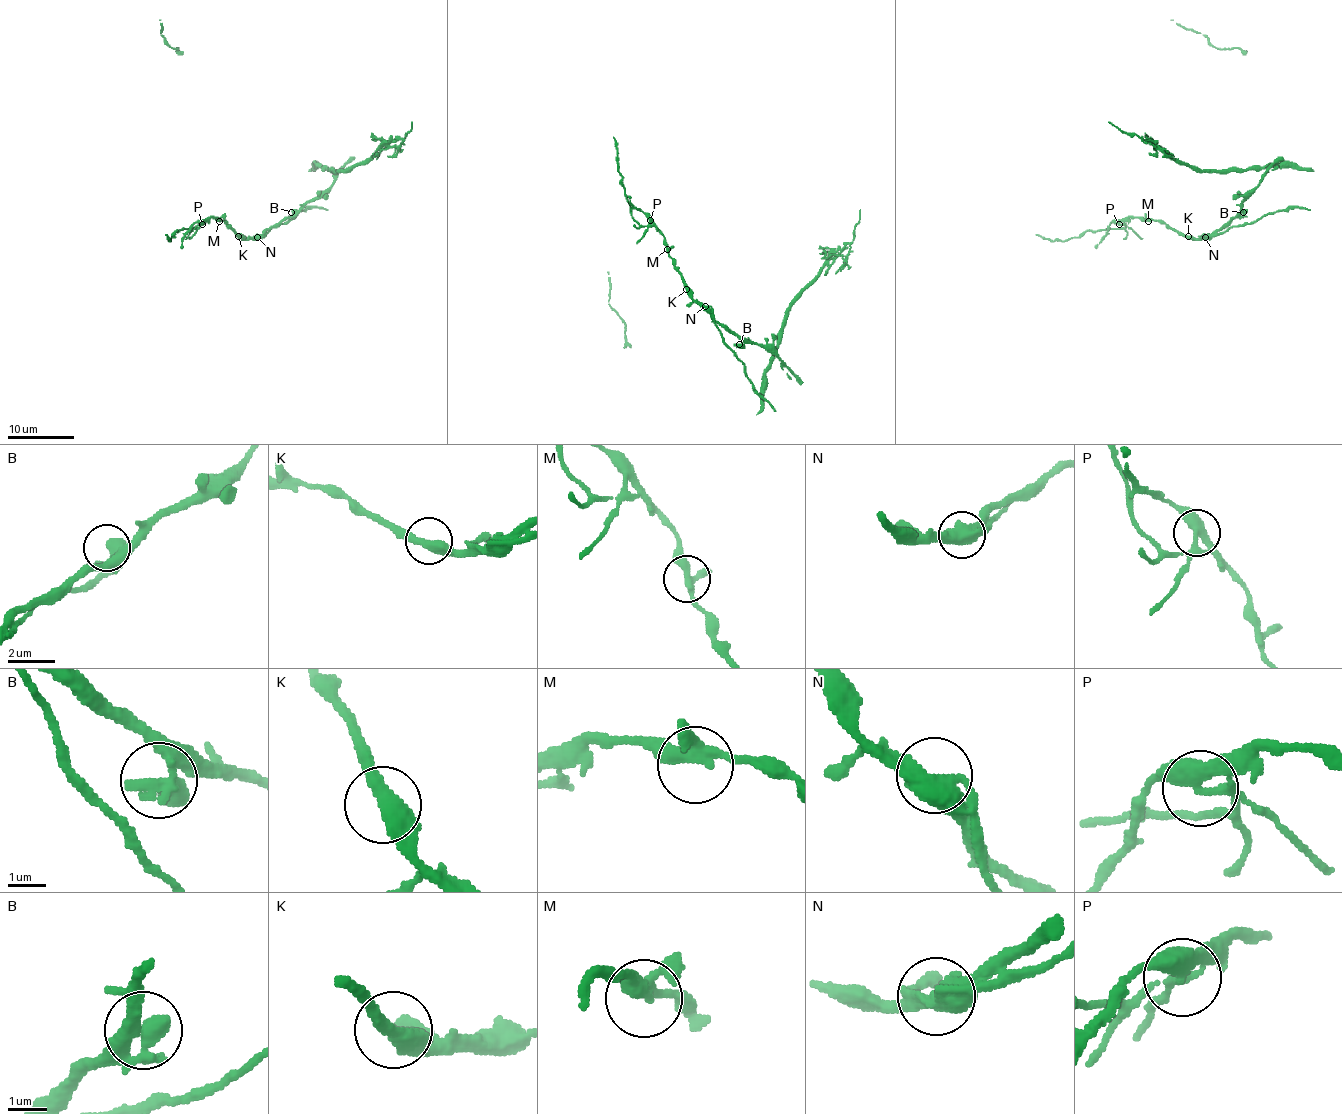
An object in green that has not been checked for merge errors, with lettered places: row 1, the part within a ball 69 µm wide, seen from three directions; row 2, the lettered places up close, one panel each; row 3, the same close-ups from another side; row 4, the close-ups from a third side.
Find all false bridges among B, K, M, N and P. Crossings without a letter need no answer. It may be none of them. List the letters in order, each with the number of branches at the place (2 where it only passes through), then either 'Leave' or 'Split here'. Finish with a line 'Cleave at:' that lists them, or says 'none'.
B: Branches: 2. Leave
K: Branches: 2. Leave
M: Branches: 3. Leave
N: Branches: 2. Split here
P: Branches: 4. Split here
Cleave at: N, P

